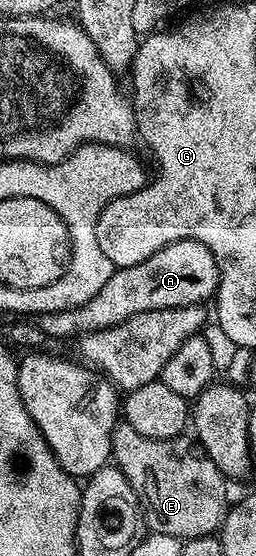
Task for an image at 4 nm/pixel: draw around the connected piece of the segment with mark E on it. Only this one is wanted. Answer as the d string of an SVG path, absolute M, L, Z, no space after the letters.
M121 420L113 430L111 458L141 497L145 520L152 533L170 534L184 540L220 531L231 505L229 490L225 487L227 479L192 437L151 440L139 436L135 428Z

